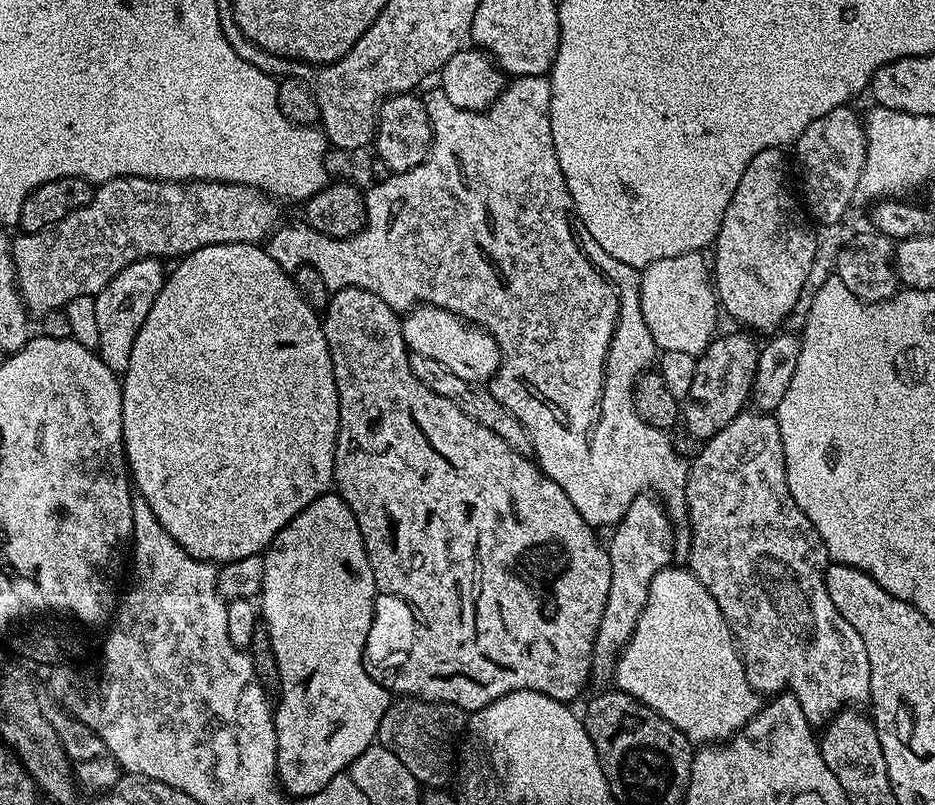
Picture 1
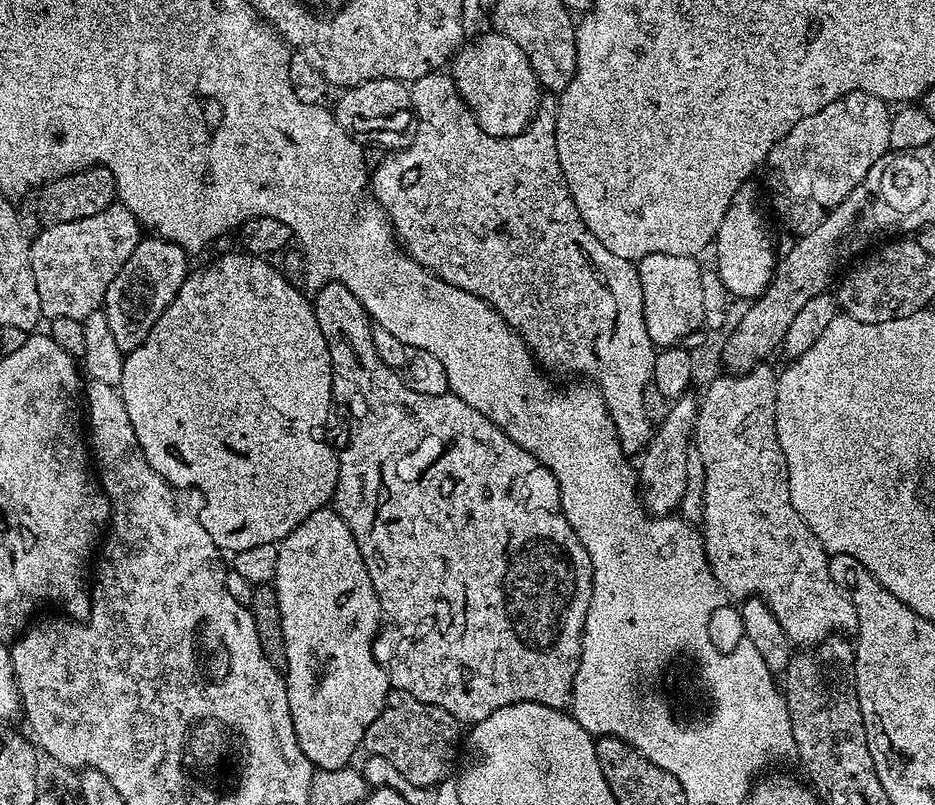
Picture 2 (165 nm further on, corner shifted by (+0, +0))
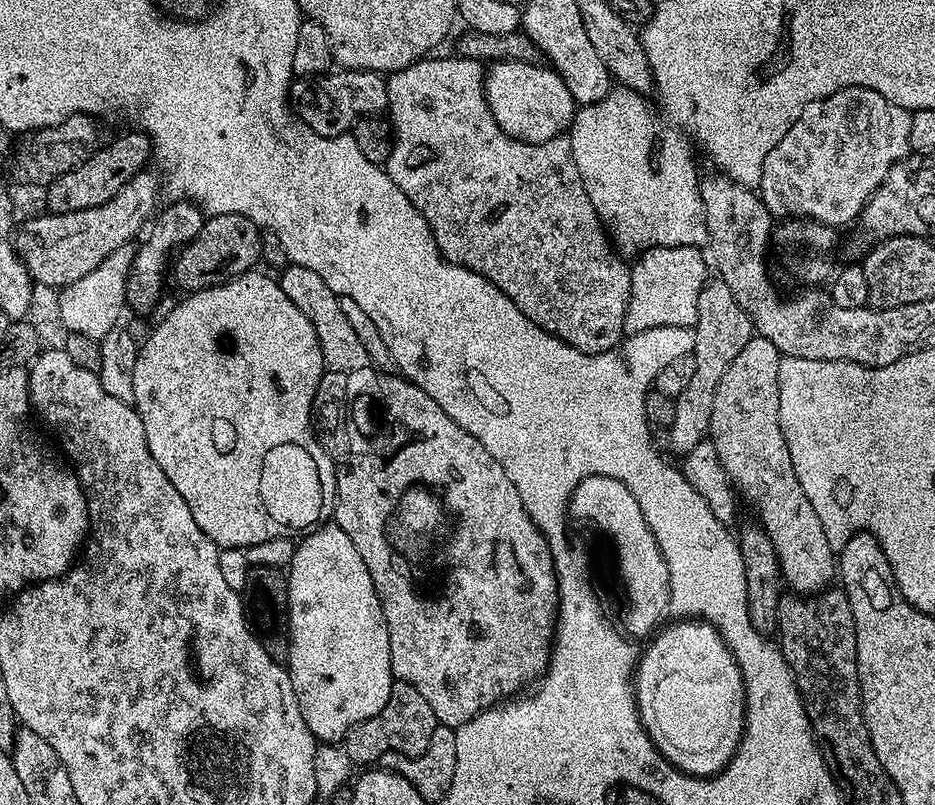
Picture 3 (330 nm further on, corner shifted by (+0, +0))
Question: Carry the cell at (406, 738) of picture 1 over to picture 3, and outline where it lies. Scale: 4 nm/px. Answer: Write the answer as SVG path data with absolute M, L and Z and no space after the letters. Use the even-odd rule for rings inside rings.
M396 680L390 690L390 698L386 698L386 706L382 706L374 718L366 718L362 723L354 725L344 737L342 747L346 754L350 754L350 762L354 766L375 765L380 756L387 752L421 756L426 746L430 746L430 738L434 738L437 726L438 721L434 710L430 710L430 702L426 702L426 698L422 698L414 686Z

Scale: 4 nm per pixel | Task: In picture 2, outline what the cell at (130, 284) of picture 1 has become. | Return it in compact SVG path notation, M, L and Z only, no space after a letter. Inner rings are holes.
M141 239L134 254L126 258L122 270L118 270L114 282L110 282L104 295L102 310L106 314L106 322L114 334L115 345L125 354L138 350L138 346L146 342L154 322L158 322L166 306L174 302L174 294L178 294L190 271L189 253L169 240L151 239Z

